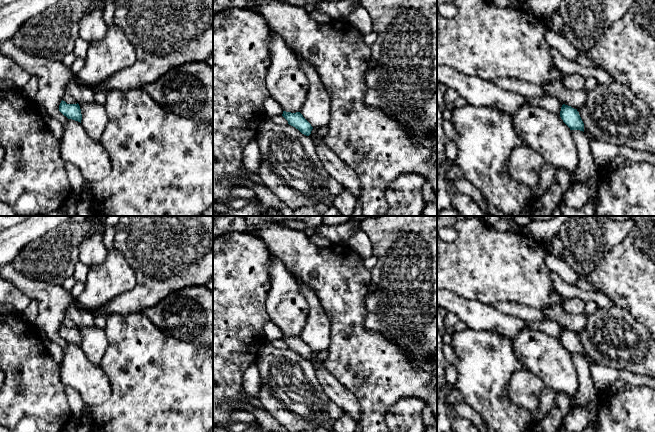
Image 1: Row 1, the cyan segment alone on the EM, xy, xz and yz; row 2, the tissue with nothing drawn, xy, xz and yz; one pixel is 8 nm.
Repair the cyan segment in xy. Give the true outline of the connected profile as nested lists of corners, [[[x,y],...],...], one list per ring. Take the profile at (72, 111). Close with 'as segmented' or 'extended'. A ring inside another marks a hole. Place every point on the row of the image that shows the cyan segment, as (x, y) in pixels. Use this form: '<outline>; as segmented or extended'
[[[61,101],[59,105],[59,111],[68,119],[72,119],[81,123],[82,114],[79,104],[67,104],[65,101]]]; as segmented

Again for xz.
[[[283,111],[282,116],[288,121],[288,124],[298,129],[302,134],[309,136],[313,127],[303,117],[300,112],[291,113]]]; as segmented

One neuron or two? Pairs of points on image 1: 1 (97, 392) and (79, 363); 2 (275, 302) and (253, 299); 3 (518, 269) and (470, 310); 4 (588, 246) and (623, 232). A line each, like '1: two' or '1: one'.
1: one
2: two
3: two
4: one

